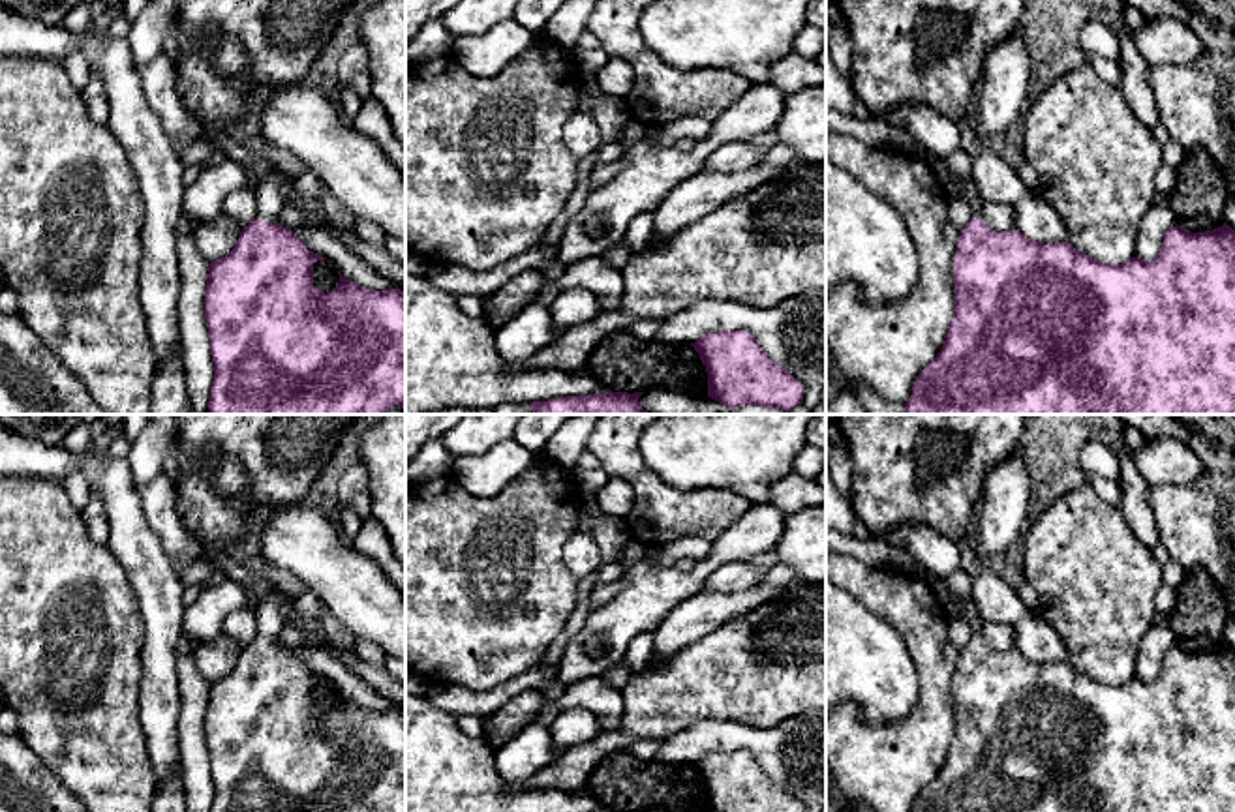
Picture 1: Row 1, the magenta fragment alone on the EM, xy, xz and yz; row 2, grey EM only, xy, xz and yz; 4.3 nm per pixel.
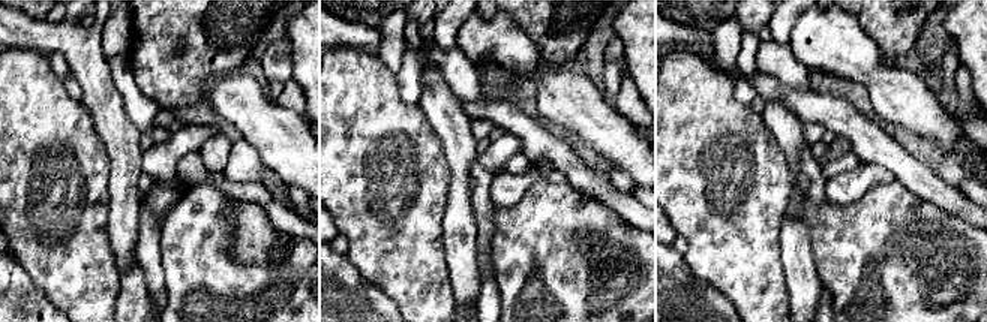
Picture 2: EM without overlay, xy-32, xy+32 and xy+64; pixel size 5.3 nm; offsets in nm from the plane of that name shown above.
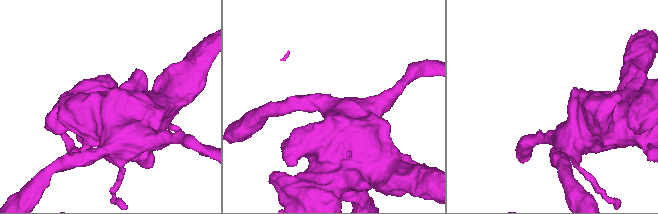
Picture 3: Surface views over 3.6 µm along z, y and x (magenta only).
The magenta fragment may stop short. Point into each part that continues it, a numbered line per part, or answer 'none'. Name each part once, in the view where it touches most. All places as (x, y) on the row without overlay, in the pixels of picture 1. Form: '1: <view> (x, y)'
1: xy (271, 621)

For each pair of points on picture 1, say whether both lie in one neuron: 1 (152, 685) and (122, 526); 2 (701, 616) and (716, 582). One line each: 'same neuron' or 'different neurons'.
1: same neuron
2: different neurons

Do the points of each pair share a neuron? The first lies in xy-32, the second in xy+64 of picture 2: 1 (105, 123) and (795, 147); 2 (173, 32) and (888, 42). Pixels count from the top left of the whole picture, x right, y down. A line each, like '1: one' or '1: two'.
1: one
2: one

